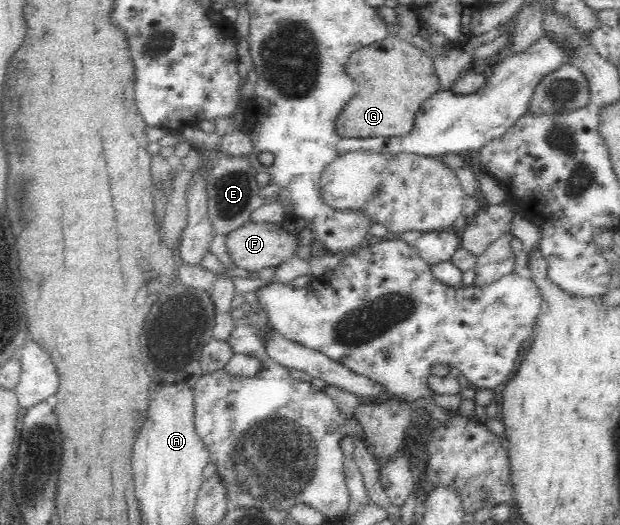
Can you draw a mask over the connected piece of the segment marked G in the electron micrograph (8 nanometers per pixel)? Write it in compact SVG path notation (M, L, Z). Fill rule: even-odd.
M388 35L376 43L358 48L351 54L346 70L359 85L359 92L338 119L338 134L344 138L372 139L409 134L413 131L419 108L434 96L435 92L441 91L441 81L435 68L433 53L417 48L413 43L401 40L397 36Z

